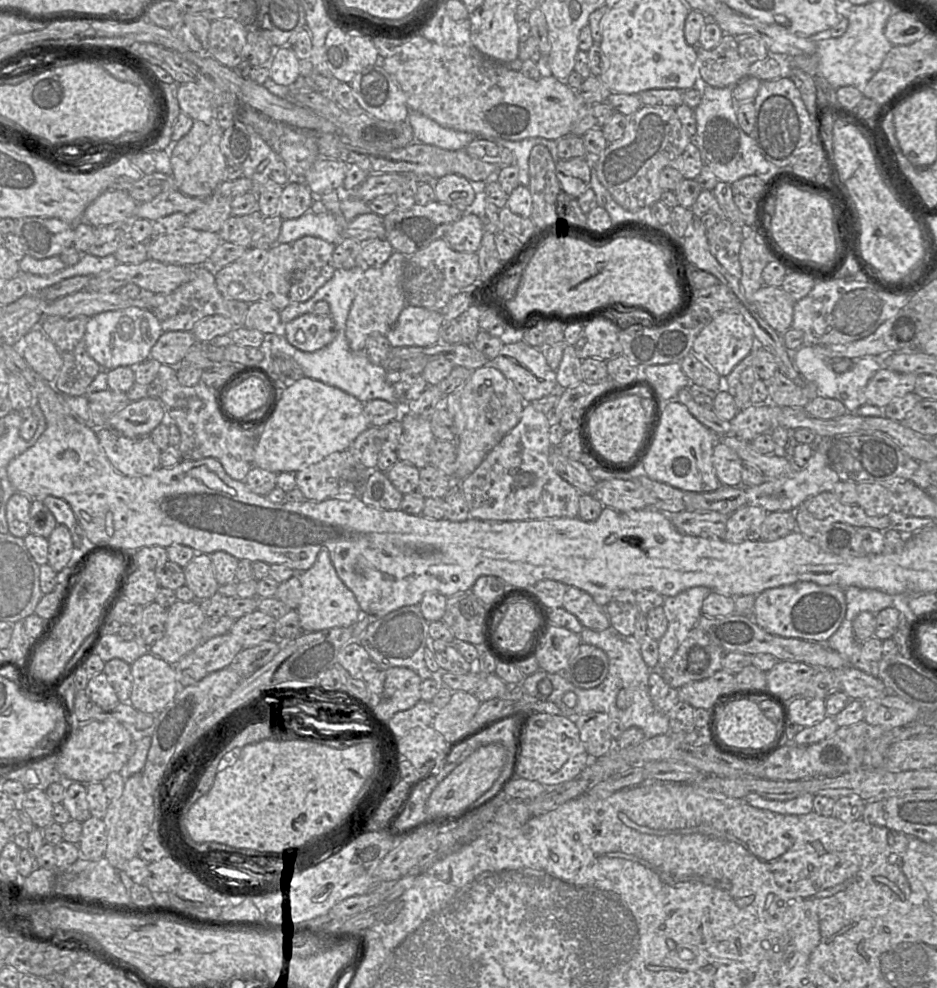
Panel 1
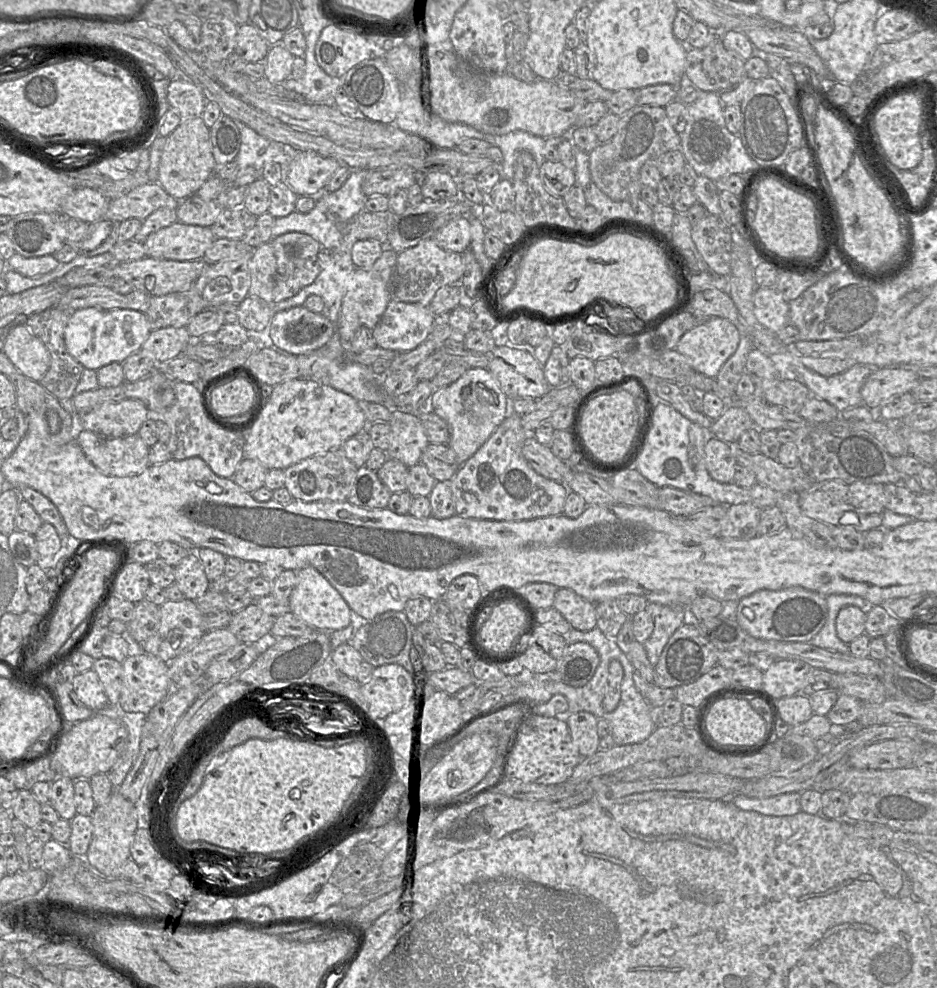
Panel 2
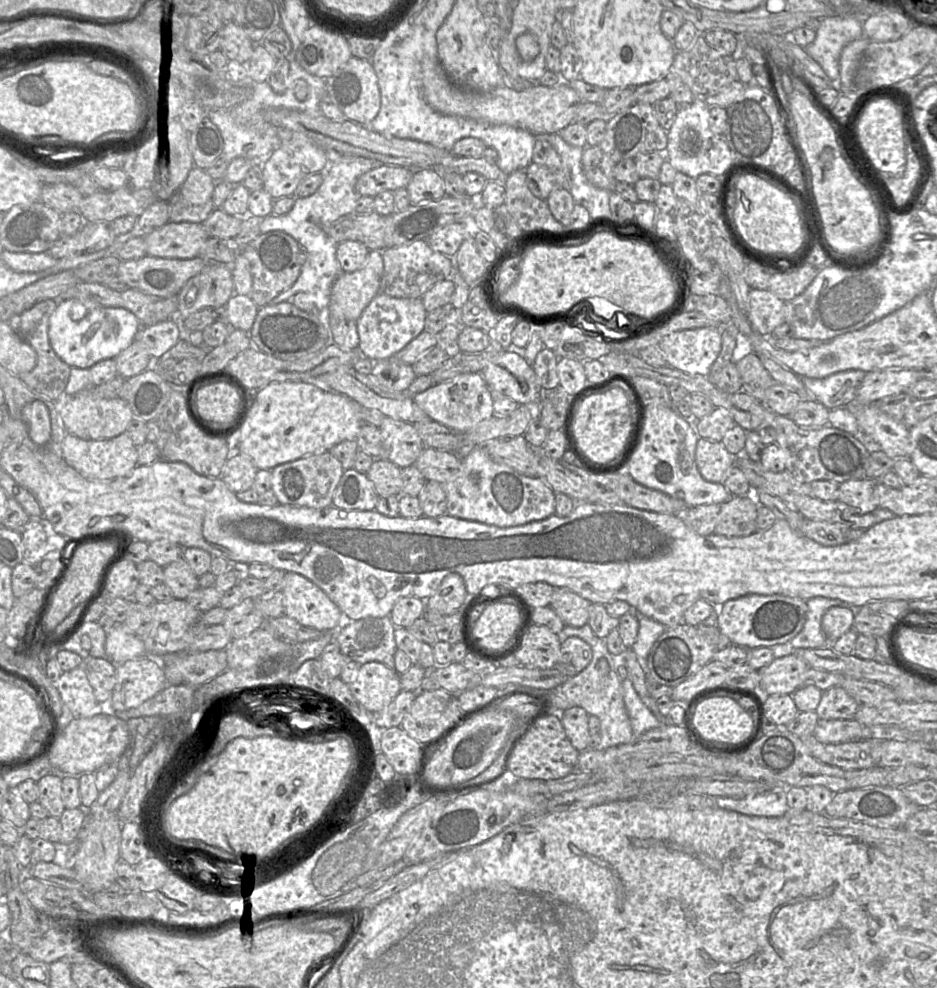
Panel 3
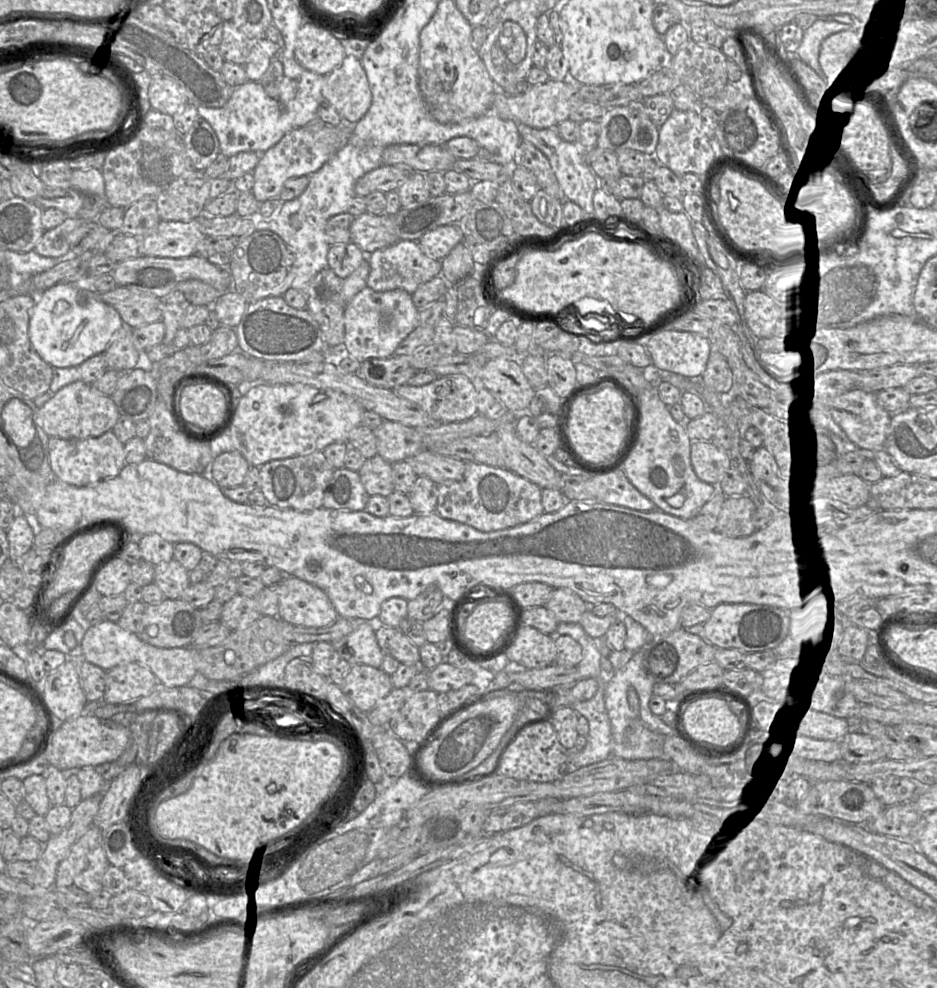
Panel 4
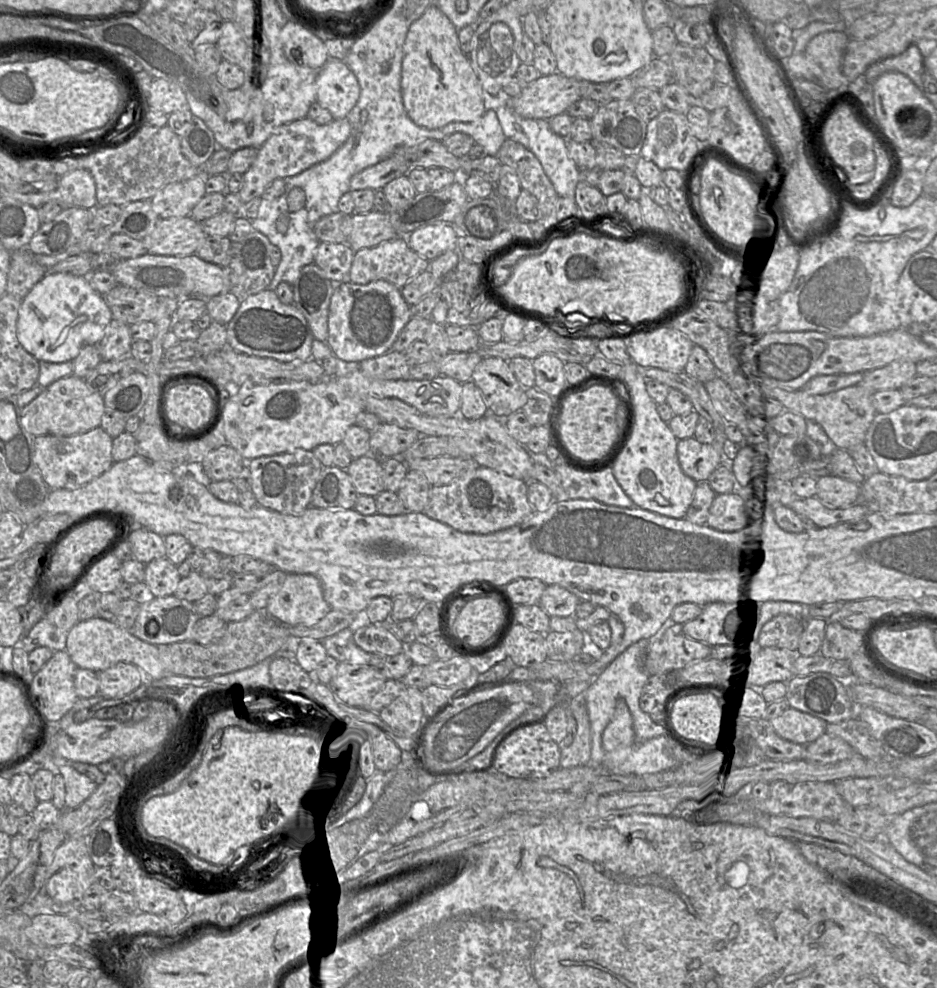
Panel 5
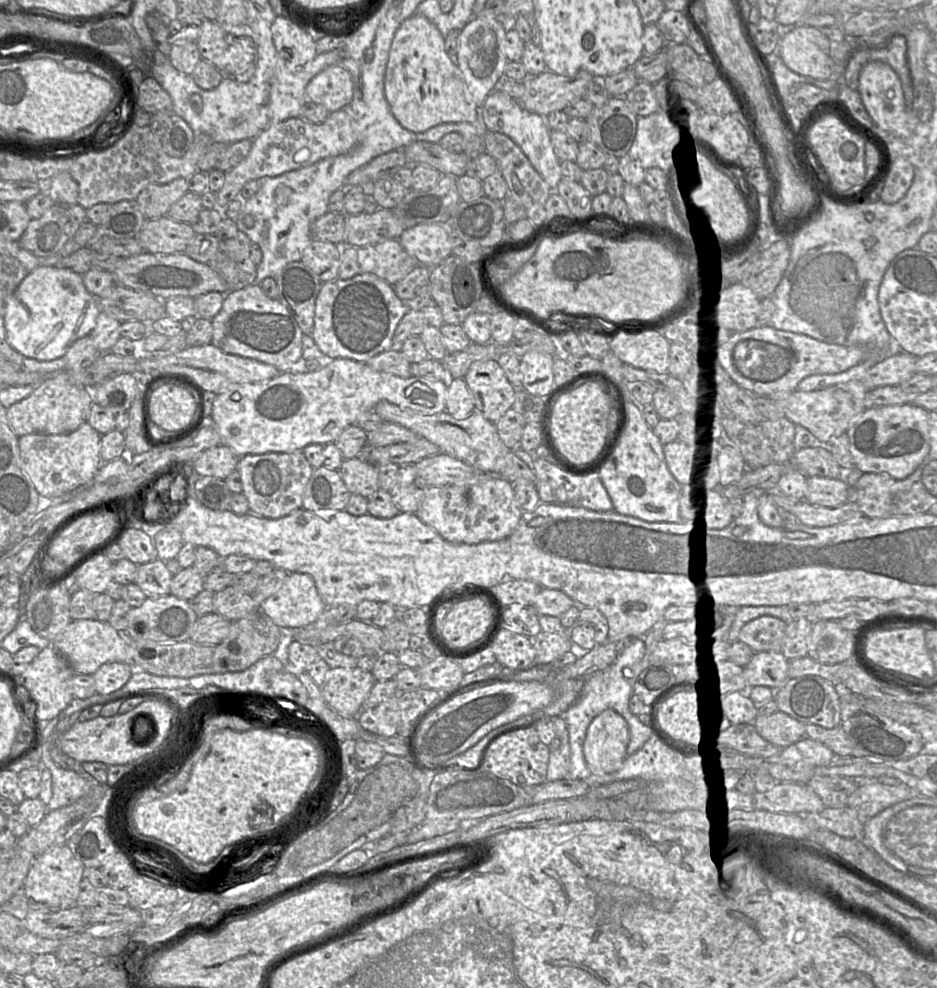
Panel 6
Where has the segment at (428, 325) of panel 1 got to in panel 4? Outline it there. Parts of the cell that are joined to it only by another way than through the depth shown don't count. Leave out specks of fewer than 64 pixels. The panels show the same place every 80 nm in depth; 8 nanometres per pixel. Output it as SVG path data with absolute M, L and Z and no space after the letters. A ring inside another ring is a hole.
M366 287L344 310L344 352L361 363L371 358L389 358L398 345L419 326L418 309L412 296L403 290L376 292Z

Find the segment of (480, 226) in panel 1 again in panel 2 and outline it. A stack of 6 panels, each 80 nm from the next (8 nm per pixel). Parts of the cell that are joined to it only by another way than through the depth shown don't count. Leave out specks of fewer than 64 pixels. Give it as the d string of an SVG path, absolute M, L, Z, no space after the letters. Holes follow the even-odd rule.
M458 217L445 224L434 236L433 240L443 249L464 253L471 243L471 218Z

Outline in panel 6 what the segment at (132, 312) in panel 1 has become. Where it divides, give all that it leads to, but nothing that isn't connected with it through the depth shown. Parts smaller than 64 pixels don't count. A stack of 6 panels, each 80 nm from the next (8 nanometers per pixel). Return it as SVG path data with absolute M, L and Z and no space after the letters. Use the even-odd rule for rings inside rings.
M38 266L5 300L4 327L9 345L25 358L63 358L76 340L89 336L102 312L98 298L88 292L83 277L70 269Z

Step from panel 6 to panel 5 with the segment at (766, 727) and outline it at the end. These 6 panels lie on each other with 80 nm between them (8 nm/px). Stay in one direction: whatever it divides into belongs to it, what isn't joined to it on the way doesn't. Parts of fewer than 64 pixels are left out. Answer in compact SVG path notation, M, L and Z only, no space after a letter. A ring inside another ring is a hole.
M789 708L780 717L771 721L771 726L781 738L805 746L826 733L827 723Z

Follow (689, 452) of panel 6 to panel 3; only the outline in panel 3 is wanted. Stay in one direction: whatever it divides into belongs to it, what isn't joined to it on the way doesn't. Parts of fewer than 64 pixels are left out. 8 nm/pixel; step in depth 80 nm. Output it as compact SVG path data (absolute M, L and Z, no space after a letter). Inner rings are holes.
M700 438L695 460L705 480L723 483L729 470L736 463L736 456L731 454L721 442Z

